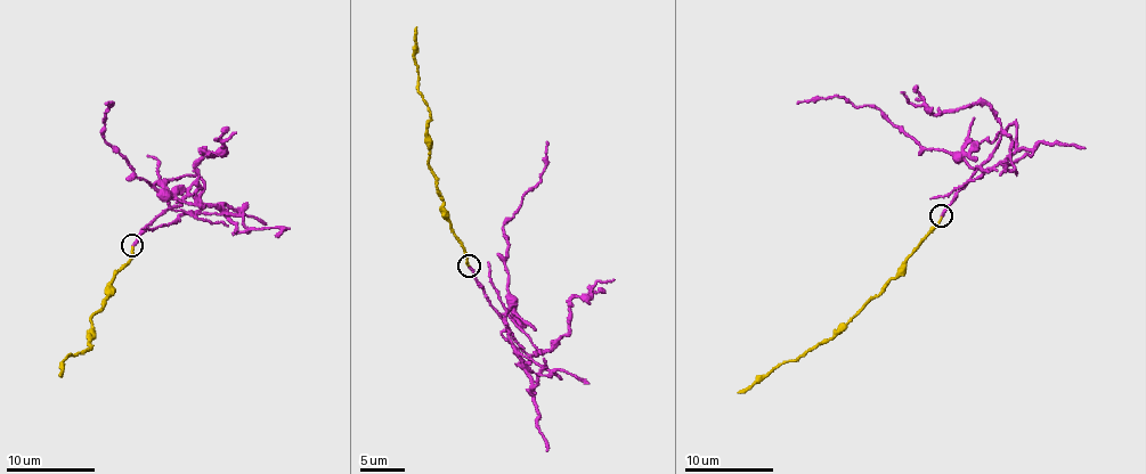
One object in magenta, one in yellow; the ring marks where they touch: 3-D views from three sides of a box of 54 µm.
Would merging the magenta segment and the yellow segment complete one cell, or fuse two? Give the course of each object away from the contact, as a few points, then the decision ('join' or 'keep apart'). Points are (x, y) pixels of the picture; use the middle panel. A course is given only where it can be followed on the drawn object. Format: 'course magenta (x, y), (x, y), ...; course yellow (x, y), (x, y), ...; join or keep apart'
course magenta (469, 267), (487, 301), (529, 354), (531, 370), (502, 334), (513, 302), (503, 225), (535, 186), (546, 141); course yellow (469, 267), (427, 161), (429, 112), (420, 94), (413, 46), (416, 26); keep apart

